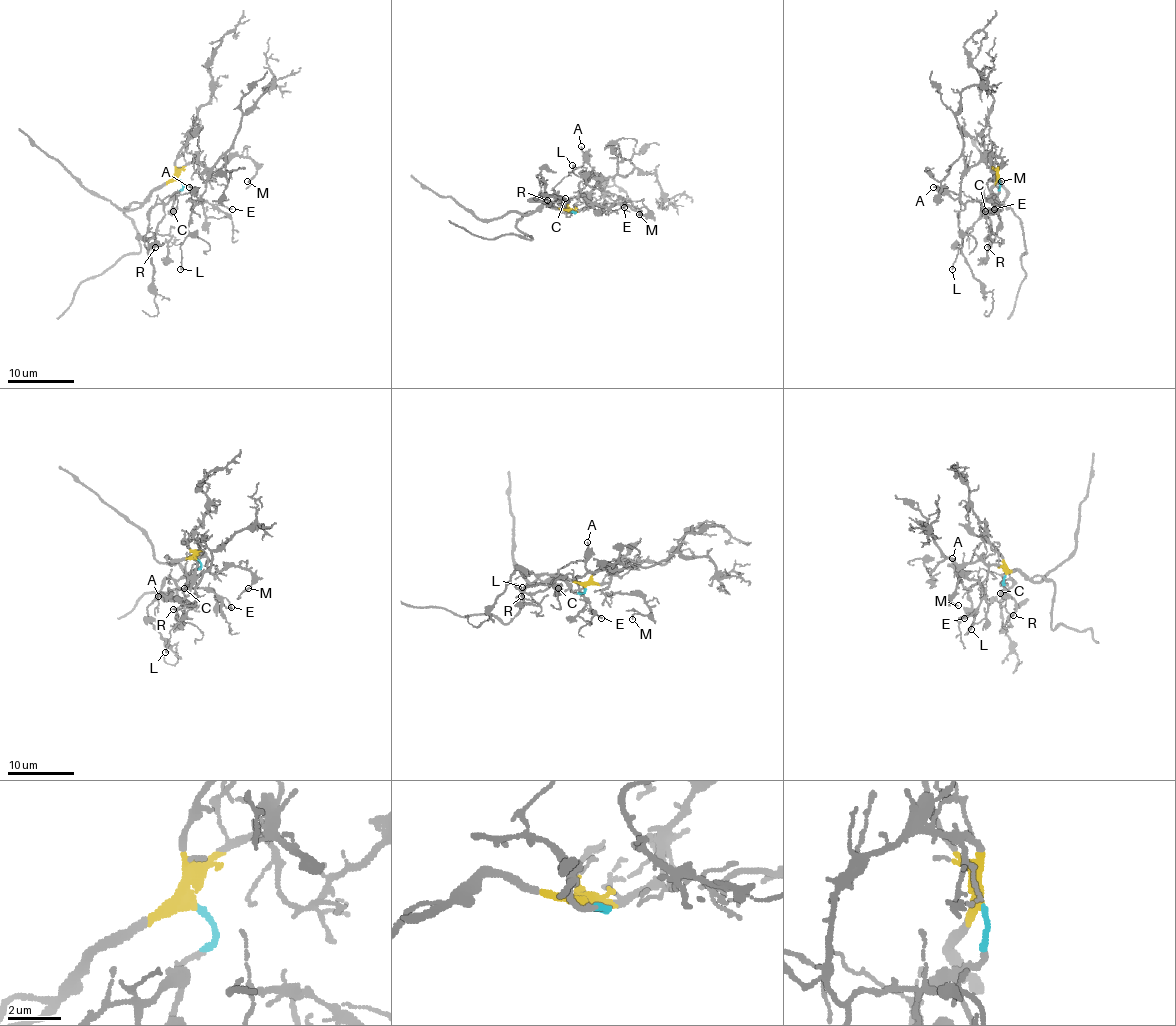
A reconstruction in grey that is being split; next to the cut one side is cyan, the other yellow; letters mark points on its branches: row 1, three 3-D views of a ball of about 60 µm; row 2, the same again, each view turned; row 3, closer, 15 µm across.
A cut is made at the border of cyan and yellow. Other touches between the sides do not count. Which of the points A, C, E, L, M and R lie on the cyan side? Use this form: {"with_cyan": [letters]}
{"with_cyan": ["C", "R"]}

